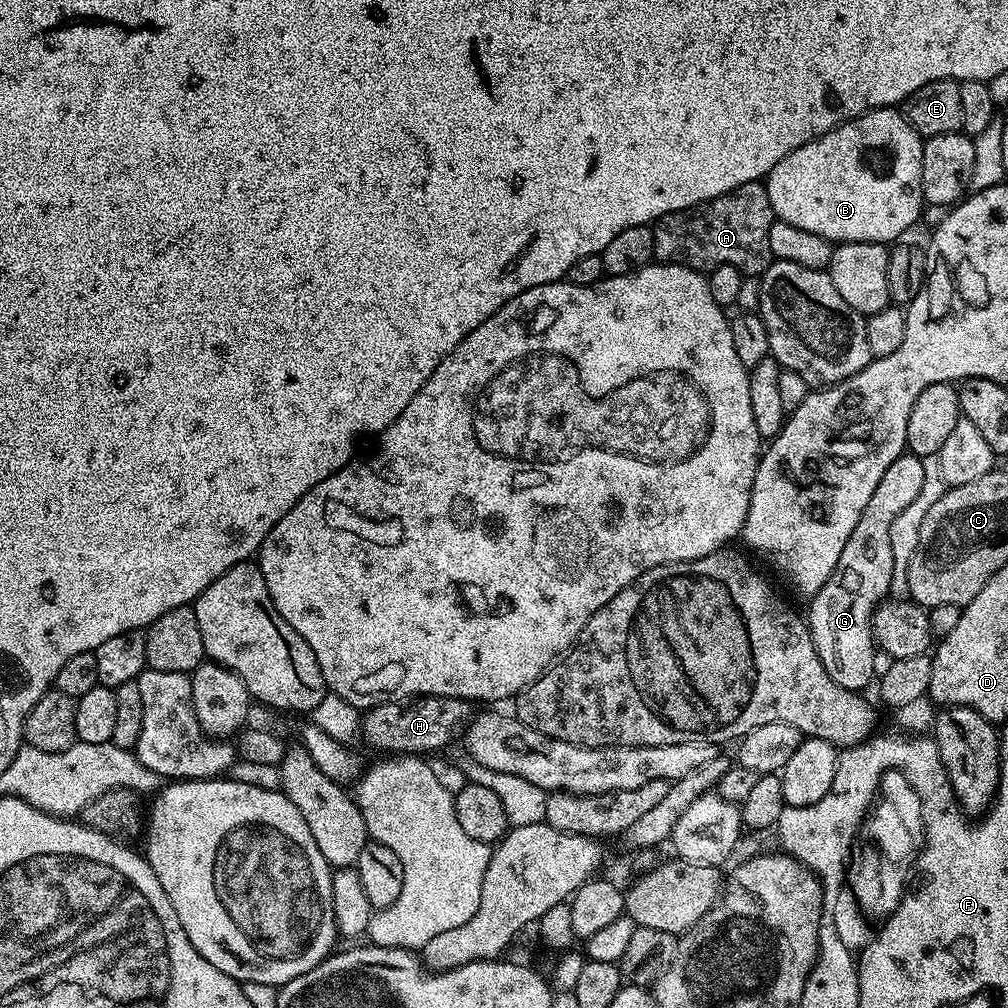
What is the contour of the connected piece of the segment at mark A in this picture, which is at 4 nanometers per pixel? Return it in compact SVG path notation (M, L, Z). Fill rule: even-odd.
M763 183L743 184L713 200L686 210L671 212L651 225L654 257L662 264L681 264L704 274L718 266L734 266L745 277L759 277L774 257L770 250L770 226L774 213Z

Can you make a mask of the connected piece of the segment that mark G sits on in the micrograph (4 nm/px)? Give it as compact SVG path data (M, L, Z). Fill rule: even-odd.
M905 454L899 456L890 466L886 466L886 474L882 474L882 482L870 494L870 502L866 510L862 510L862 518L858 518L858 526L850 530L850 538L846 538L846 547L838 558L838 566L834 566L834 574L826 578L826 582L811 597L812 605L806 611L808 629L812 631L812 641L818 650L818 658L822 658L822 666L826 666L826 674L838 682L838 686L853 690L864 690L868 683L873 683L878 648L872 639L872 616L881 604L885 603L888 591L894 585L894 554L890 547L890 522L906 505L914 500L921 489L924 477L923 461L919 456Z

